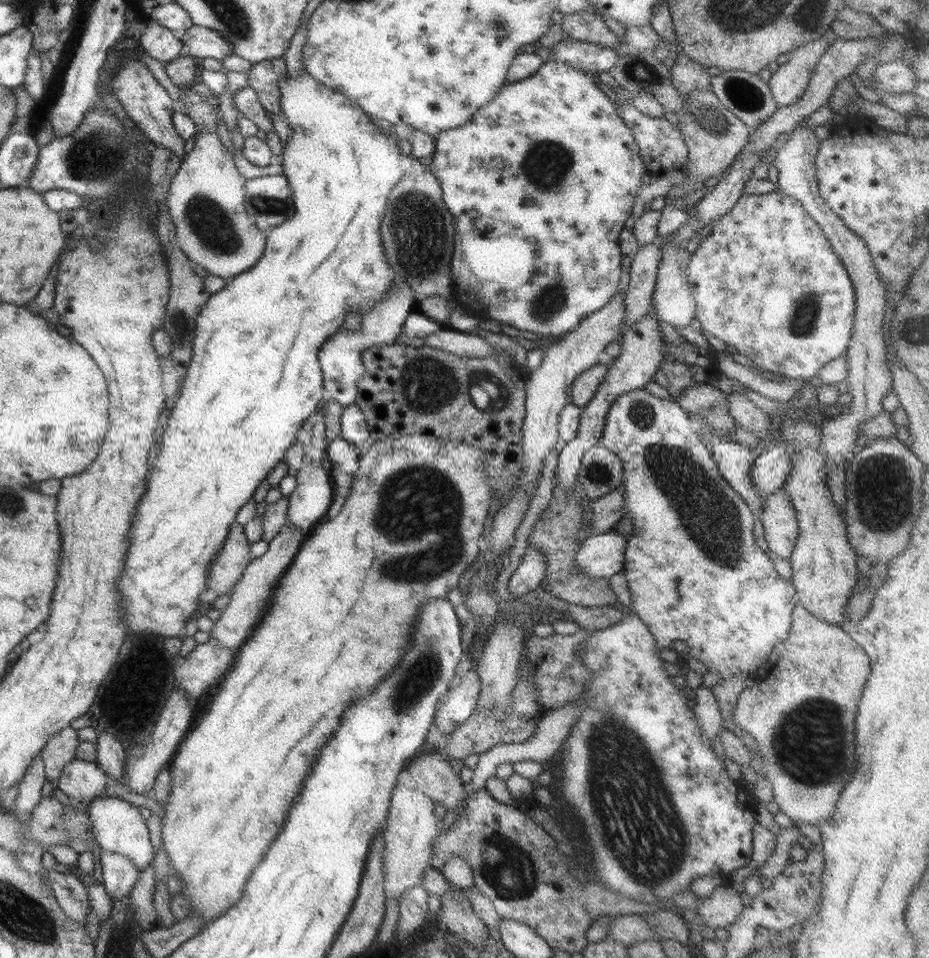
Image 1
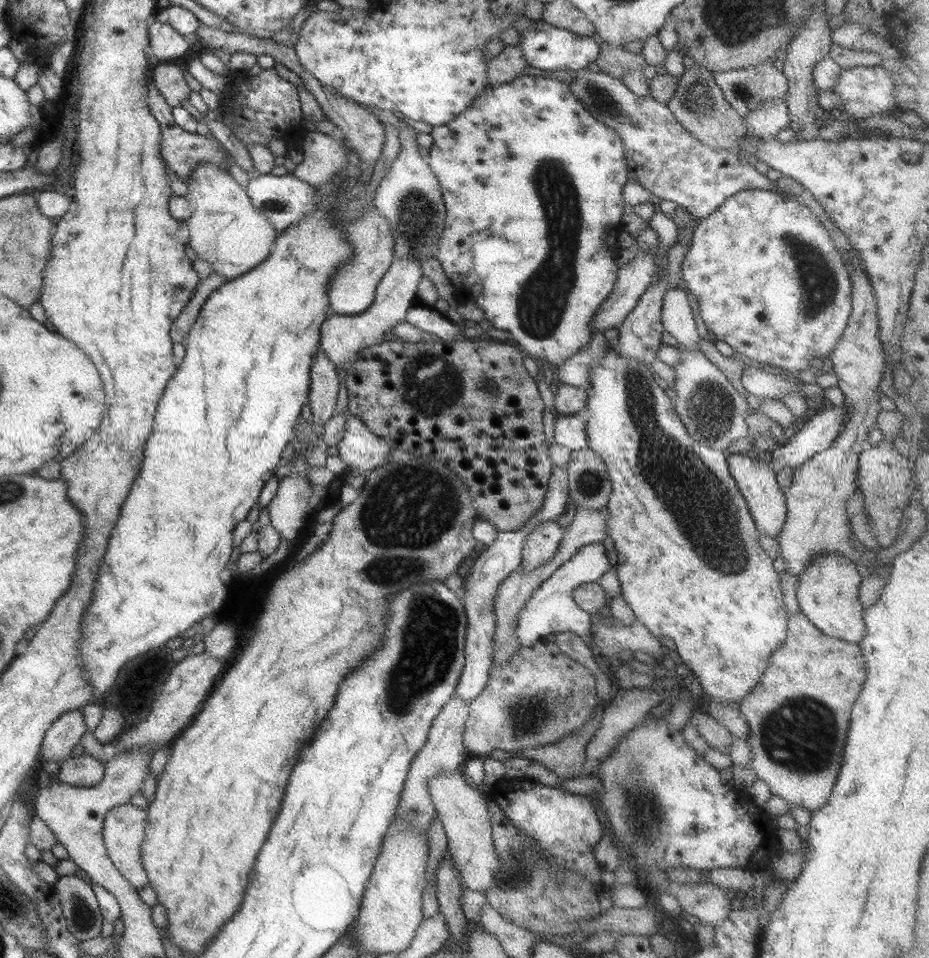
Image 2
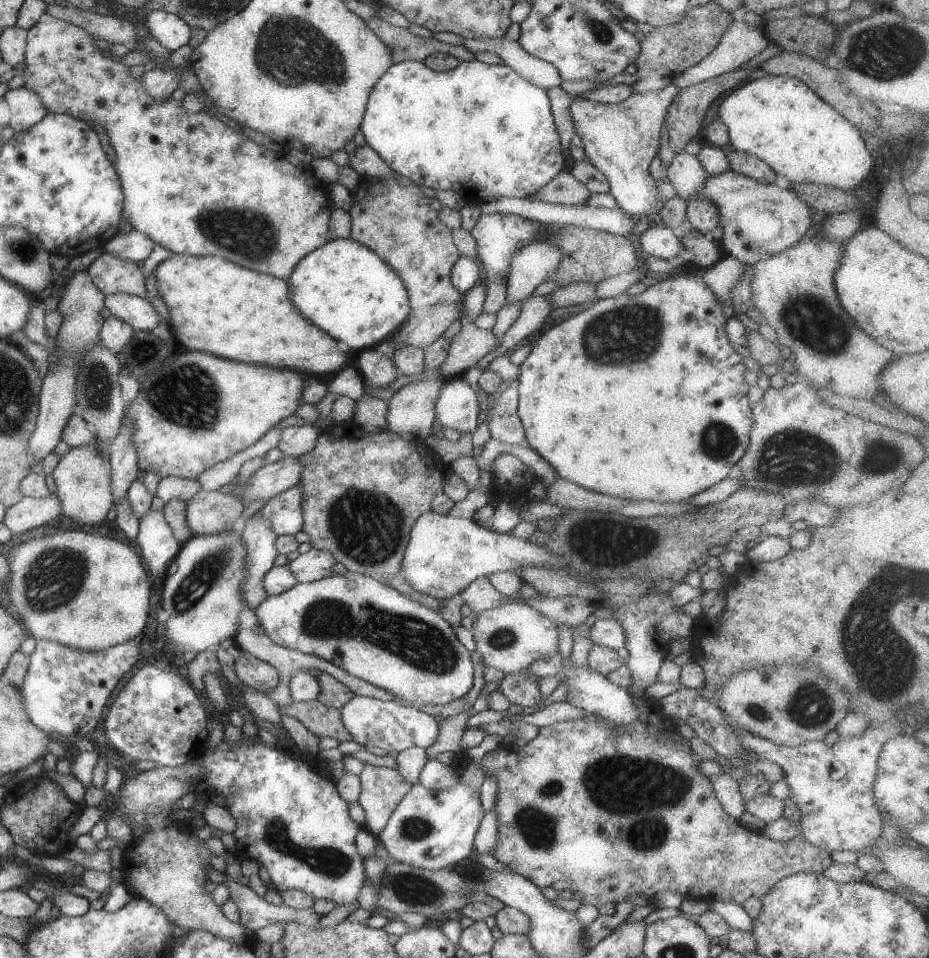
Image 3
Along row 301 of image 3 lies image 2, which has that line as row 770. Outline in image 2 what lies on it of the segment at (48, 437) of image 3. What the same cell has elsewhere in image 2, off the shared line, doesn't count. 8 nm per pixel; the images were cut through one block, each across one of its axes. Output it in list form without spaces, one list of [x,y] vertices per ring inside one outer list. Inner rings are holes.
[[[83,753],[60,762],[57,780],[78,787],[94,787],[104,777],[105,766],[97,758]]]

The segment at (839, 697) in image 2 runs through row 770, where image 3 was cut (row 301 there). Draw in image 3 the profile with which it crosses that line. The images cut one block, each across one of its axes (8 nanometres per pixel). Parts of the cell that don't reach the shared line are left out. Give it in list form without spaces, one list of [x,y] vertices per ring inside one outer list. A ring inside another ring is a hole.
[[[817,234],[797,246],[787,247],[779,254],[753,262],[750,265],[753,272],[749,281],[751,302],[763,316],[762,322],[769,325],[777,334],[779,347],[787,347],[791,351],[794,373],[784,375],[786,384],[791,385],[800,378],[815,389],[831,390],[833,394],[868,401],[881,391],[877,378],[881,370],[895,357],[859,330],[839,303],[833,274],[843,254],[840,252],[841,249],[841,241],[827,241],[821,234]]]

